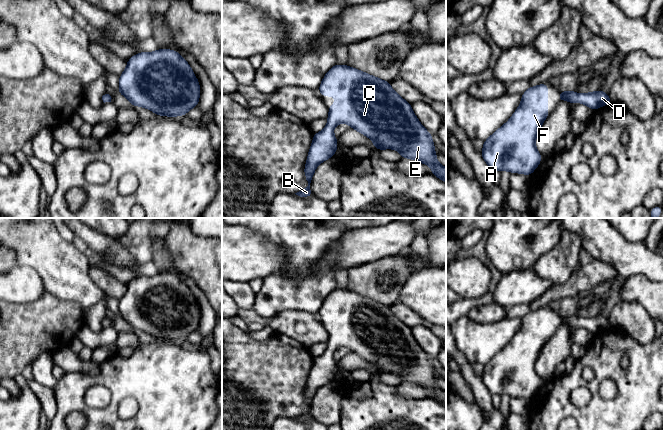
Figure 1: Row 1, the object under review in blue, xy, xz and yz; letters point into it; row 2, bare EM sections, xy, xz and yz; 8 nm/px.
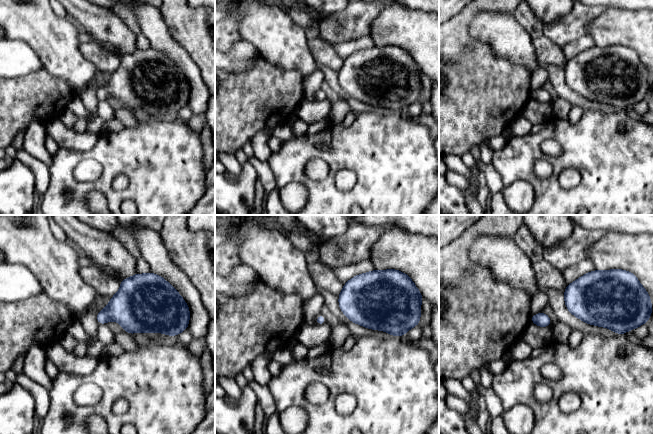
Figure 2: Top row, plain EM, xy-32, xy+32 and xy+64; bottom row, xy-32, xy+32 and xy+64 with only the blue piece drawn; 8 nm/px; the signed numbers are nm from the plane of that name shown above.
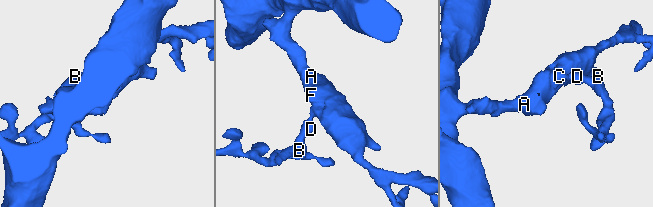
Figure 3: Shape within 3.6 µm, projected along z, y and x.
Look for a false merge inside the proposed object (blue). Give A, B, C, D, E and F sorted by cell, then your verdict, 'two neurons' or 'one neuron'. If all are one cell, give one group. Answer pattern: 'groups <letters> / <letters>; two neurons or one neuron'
groups A B C D E F; one neuron

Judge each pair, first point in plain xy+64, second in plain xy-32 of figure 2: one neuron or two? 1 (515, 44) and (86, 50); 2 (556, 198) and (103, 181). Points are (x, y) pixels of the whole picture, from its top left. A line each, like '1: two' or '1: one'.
1: two
2: one

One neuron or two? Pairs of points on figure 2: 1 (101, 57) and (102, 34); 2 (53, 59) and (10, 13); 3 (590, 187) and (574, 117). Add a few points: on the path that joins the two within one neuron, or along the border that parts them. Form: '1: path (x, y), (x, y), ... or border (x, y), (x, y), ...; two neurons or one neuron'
1: border (92, 40), (101, 46); two neurons
2: path (45, 47), (22, 24); one neuron
3: border (584, 112), (574, 123), (570, 123), (567, 120); two neurons

